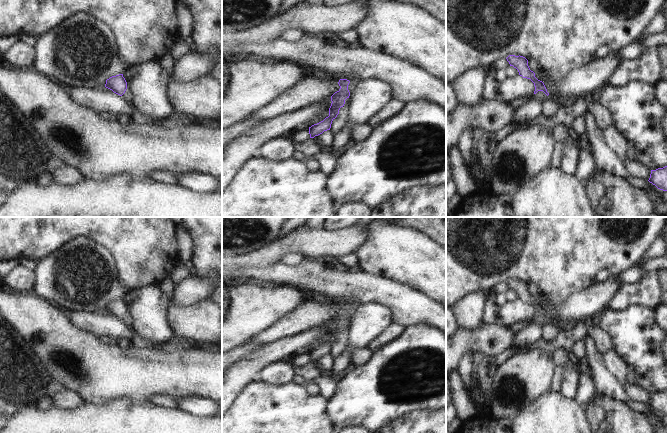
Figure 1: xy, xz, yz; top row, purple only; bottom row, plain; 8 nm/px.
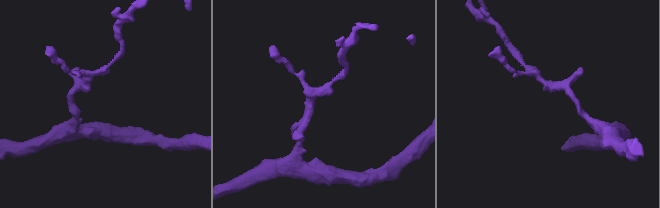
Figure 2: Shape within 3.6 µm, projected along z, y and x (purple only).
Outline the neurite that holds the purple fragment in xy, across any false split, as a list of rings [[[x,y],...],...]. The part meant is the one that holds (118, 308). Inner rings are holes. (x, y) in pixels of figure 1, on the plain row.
[[[123,298],[112,300],[106,304],[105,311],[120,319],[128,328],[132,328],[133,320],[127,312],[127,306]]]

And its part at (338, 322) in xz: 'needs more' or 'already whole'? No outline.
needs more

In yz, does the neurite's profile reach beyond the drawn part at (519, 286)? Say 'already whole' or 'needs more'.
needs more

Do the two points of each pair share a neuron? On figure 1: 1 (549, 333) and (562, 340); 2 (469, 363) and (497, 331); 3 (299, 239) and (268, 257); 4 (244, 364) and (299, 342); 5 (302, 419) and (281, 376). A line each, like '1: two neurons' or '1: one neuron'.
1: two neurons
2: two neurons
3: one neuron
4: one neuron
5: two neurons

